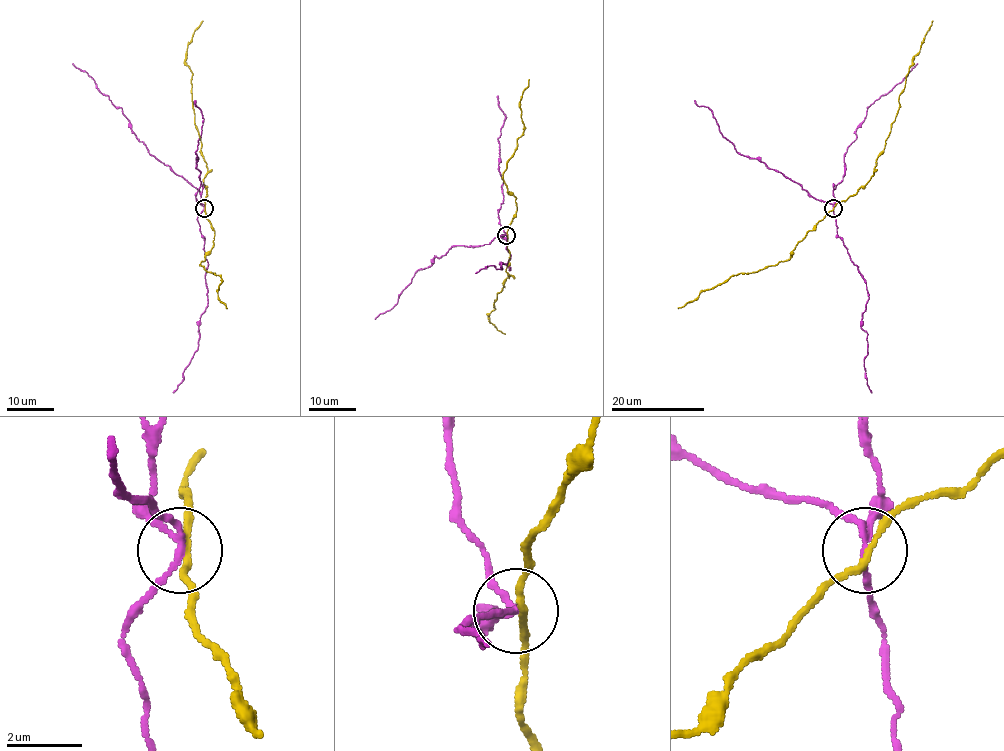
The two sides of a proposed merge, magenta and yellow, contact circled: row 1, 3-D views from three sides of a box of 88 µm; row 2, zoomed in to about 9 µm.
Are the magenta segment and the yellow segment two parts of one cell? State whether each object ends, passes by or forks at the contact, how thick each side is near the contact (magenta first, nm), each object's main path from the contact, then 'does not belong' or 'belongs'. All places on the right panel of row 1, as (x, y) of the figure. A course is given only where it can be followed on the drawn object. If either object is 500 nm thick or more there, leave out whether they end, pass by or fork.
magenta forks | yellow passes by | 130/160 nm | magenta via (833, 208), (833, 192), (843, 176), (847, 147), (856, 138), (867, 109), (917, 63) | yellow via (833, 208), (853, 196), (874, 173), (912, 58), (932, 21) | does not belong

